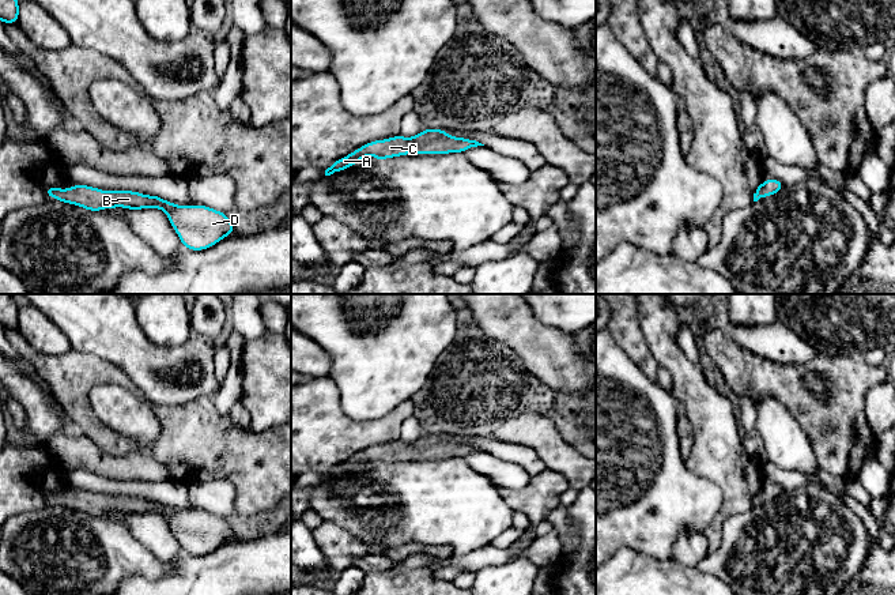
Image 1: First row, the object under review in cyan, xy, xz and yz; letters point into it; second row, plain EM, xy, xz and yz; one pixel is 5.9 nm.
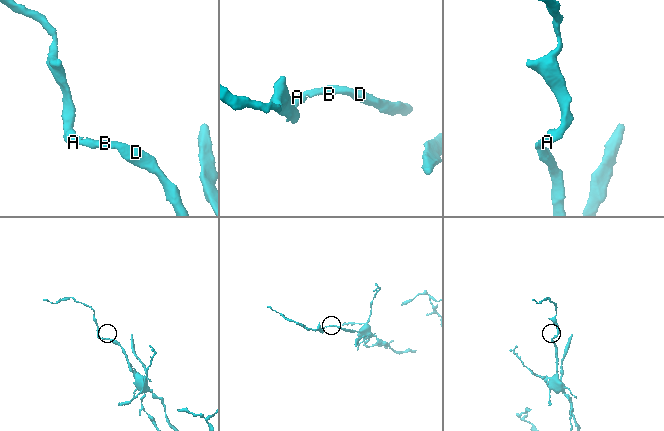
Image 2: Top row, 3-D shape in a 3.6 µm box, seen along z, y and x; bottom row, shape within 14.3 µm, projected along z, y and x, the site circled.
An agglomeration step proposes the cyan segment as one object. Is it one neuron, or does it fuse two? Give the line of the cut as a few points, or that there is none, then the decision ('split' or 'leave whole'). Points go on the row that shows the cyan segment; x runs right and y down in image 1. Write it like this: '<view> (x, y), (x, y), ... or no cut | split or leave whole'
no cut | leave whole

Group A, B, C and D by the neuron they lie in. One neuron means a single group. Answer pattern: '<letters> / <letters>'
A B C D

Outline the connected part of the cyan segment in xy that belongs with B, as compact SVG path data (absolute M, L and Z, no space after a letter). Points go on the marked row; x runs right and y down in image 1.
M73 185L61 191L60 187L48 187L46 196L57 202L71 203L88 211L125 207L126 210L161 208L163 210L181 244L190 251L204 251L231 233L235 233L230 218L207 206L177 206L159 196L146 196L132 191L105 192L87 185Z

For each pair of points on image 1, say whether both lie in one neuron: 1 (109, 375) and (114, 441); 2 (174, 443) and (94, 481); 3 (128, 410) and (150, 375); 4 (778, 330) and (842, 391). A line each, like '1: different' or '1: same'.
1: same
2: different
3: different
4: different

